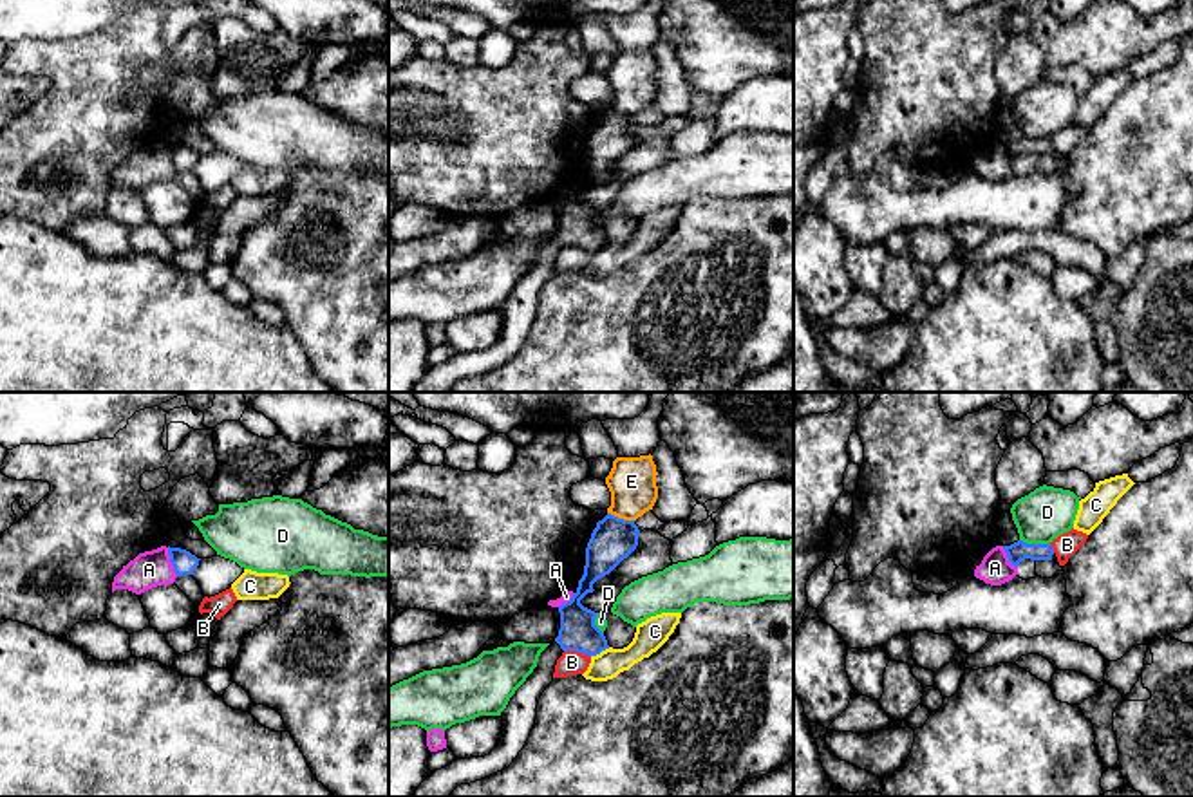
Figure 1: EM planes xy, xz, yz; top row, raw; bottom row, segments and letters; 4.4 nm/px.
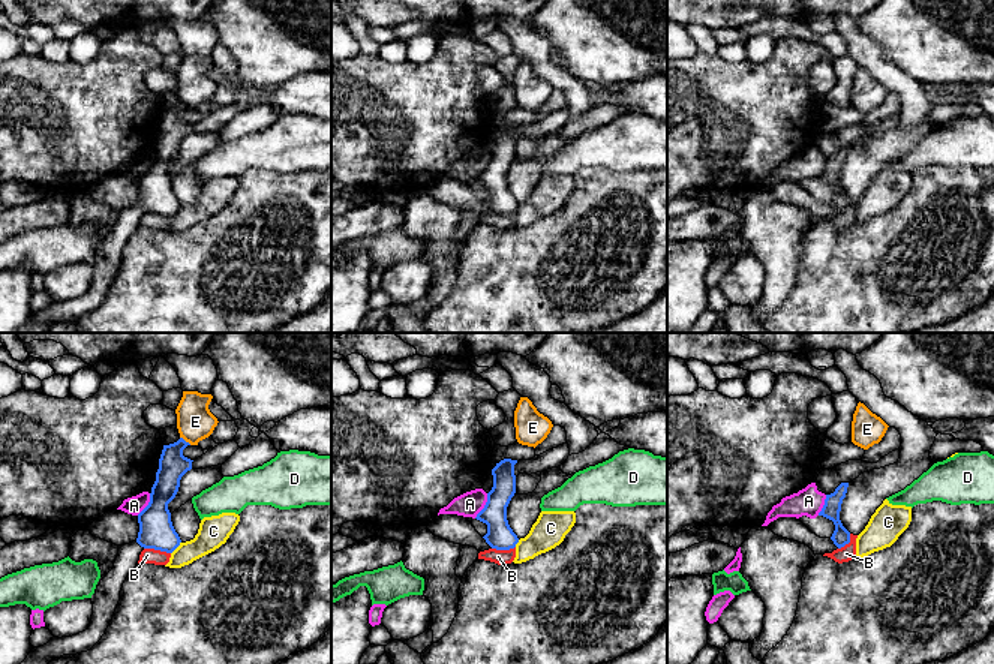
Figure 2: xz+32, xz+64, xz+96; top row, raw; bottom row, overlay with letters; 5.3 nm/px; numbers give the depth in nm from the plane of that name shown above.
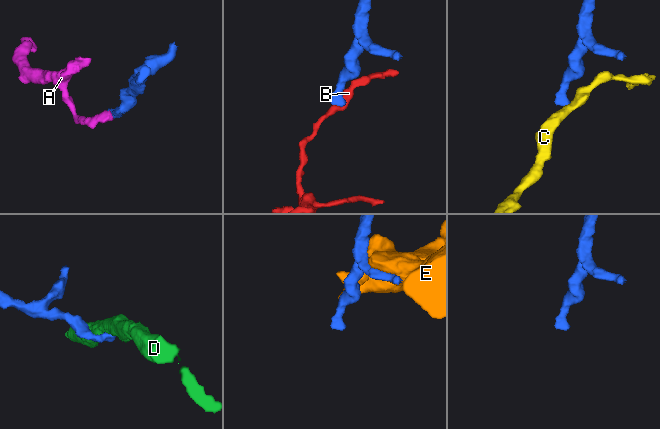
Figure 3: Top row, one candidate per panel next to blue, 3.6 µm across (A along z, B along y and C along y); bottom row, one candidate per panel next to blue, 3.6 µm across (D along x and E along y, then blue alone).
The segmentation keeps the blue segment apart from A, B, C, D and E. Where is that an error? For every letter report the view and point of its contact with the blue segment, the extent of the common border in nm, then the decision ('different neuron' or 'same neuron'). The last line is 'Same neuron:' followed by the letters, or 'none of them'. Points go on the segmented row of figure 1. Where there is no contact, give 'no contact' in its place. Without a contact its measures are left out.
A: xy (170, 561) | 140 nm | different neuron
B: xz (577, 651) | 120 nm | different neuron
C: xz (601, 651) | 100 nm | different neuron
D: yz (1034, 544) | 140 nm | different neuron
E: xz (620, 519) | 130 nm | different neuron
Same neuron: none of them

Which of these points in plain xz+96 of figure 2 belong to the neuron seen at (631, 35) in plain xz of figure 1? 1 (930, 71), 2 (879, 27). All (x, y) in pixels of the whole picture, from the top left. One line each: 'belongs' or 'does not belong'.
1: does not belong
2: does not belong

